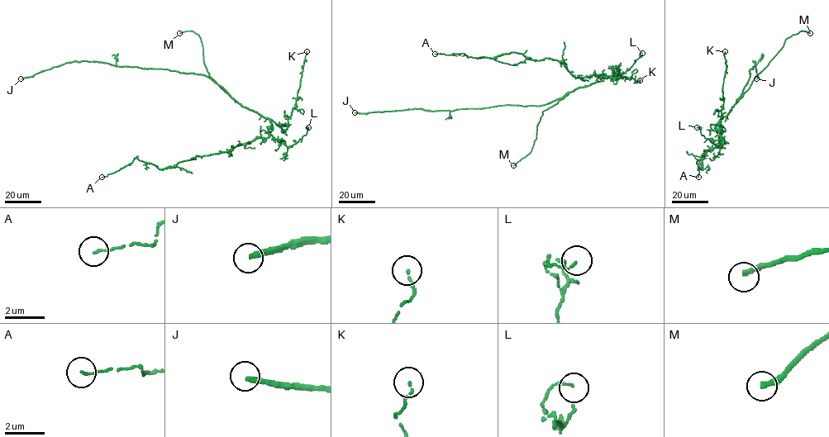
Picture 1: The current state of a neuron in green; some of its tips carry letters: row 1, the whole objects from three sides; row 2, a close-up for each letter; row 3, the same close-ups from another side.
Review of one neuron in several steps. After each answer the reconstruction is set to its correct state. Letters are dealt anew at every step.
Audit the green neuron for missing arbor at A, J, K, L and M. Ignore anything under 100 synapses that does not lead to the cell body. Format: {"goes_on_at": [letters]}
{"goes_on_at": ["J", "M"]}

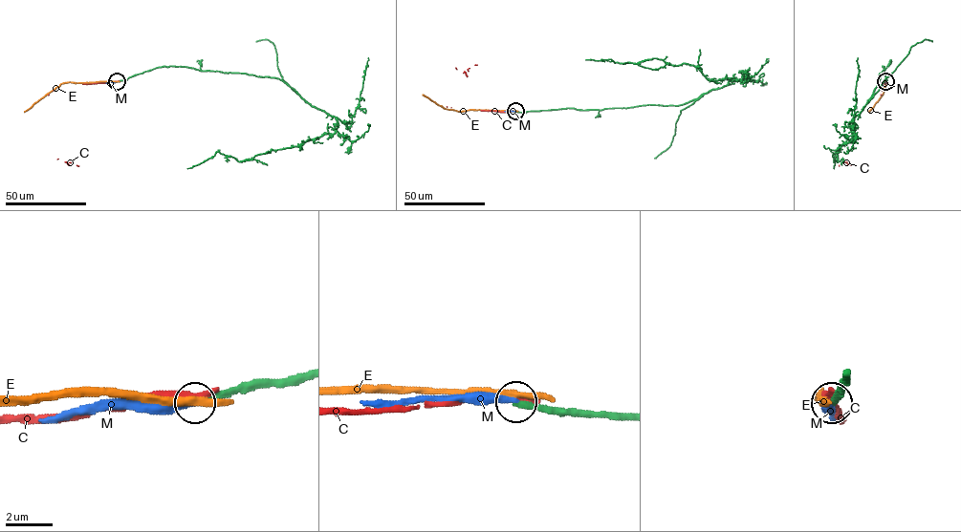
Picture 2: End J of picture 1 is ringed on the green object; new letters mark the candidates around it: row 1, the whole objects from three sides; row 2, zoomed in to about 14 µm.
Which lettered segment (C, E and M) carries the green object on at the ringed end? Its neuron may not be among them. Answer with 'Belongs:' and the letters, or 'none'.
Belongs: M

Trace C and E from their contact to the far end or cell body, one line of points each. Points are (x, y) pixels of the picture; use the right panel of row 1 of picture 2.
C: (885, 81), (839, 166)
E: (885, 81), (883, 95), (868, 112)

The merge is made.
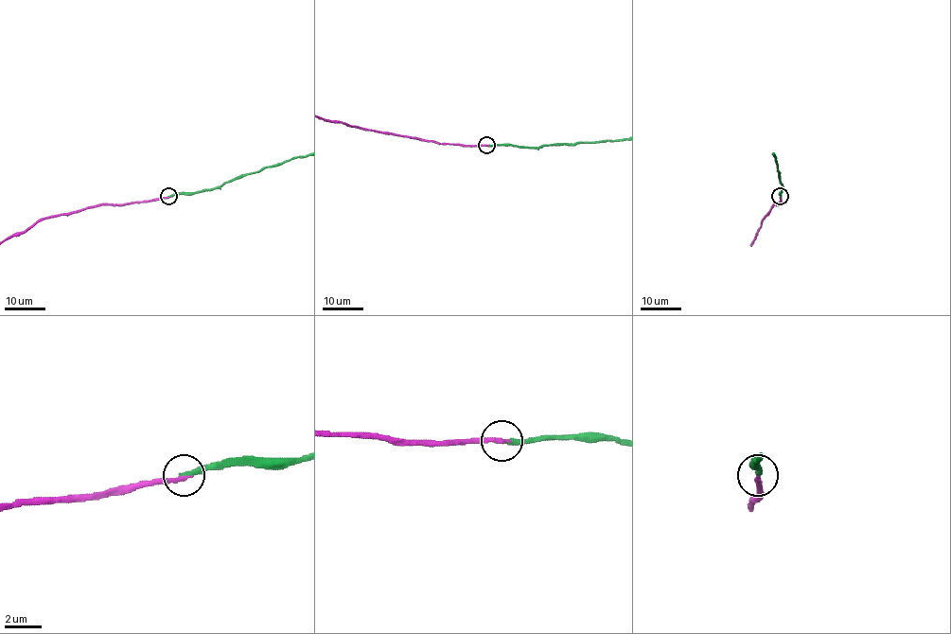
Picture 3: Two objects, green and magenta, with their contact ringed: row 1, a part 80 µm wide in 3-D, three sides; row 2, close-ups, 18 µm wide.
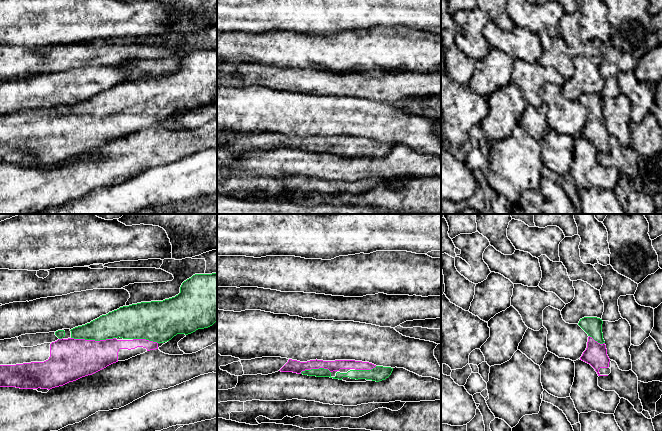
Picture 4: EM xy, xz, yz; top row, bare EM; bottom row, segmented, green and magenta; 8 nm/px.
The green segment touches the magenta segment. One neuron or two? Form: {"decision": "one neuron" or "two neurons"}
{"decision": "one neuron"}

